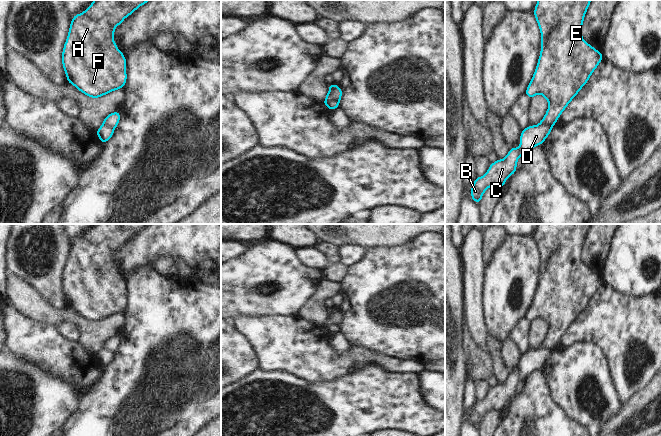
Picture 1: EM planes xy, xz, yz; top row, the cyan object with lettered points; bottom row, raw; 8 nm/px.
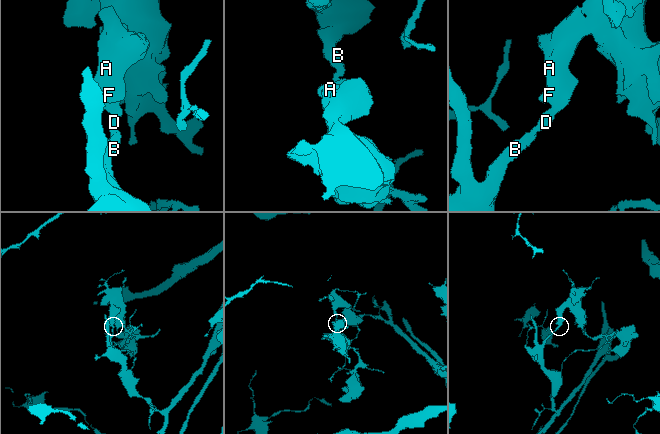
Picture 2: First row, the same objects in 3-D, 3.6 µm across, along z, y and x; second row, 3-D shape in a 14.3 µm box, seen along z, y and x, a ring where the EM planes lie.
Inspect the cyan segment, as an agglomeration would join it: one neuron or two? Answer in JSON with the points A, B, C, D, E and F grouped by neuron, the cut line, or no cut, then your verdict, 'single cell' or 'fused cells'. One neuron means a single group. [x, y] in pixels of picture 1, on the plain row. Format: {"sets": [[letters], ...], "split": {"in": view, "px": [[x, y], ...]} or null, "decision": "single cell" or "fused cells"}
{"sets": [["A", "E", "F"], ["B", "C", "D"]], "split": {"in": "xz", "px": [[333, 309], [331, 320], [338, 326]]}, "decision": "fused cells"}

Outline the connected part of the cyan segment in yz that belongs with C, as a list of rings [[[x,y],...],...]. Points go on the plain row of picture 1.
[[[529,349],[523,353],[520,360],[520,372],[511,371],[508,379],[503,384],[492,387],[483,401],[477,401],[471,412],[471,422],[479,428],[483,417],[490,410],[503,411],[508,400],[516,396],[517,383],[527,378],[533,371],[543,368],[550,358],[552,350]]]

